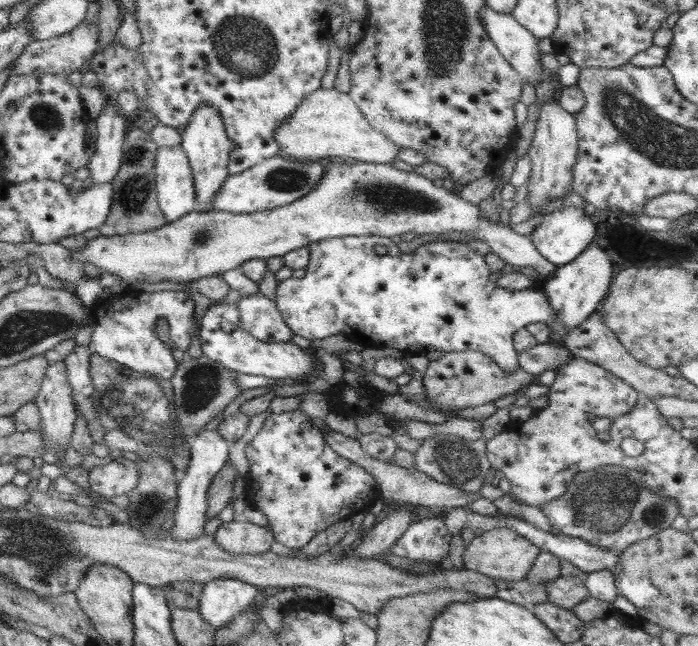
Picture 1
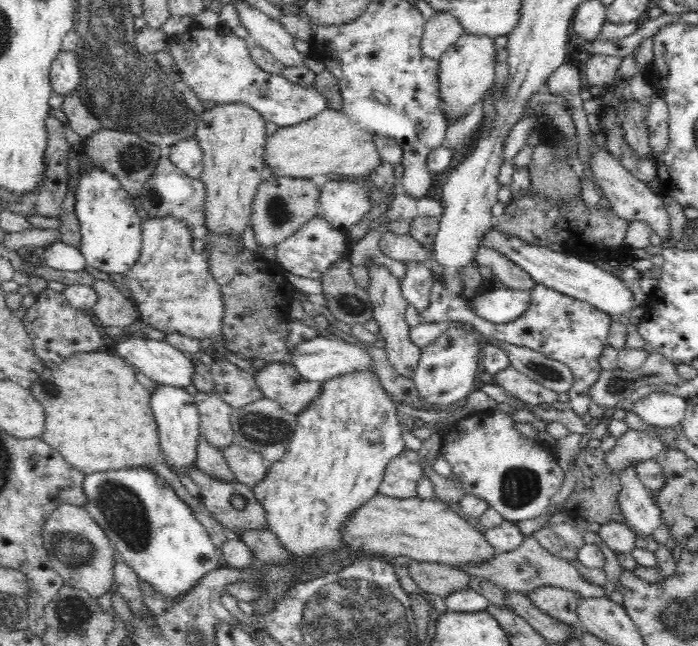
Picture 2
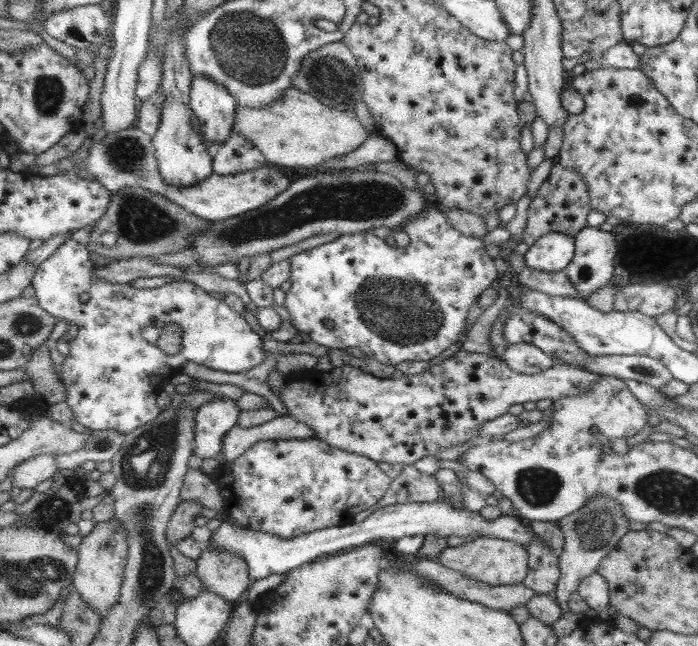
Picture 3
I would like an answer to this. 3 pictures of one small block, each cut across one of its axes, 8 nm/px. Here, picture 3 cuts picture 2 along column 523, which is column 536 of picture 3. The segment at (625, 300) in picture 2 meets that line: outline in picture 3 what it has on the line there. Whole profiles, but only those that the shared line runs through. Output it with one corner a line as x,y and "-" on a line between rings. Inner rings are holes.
543,234
529,246
525,266
539,272
563,272
575,254
575,238
567,234

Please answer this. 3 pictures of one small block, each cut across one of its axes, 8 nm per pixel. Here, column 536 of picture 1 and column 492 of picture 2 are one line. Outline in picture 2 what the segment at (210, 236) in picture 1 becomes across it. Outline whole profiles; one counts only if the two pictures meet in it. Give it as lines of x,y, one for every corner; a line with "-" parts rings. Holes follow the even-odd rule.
480,248
476,260
480,266
492,268
492,274
498,286
506,286
510,290
522,290
522,292
532,292
536,288
536,282
530,278
530,274
526,274
512,260
498,256
498,252
490,248

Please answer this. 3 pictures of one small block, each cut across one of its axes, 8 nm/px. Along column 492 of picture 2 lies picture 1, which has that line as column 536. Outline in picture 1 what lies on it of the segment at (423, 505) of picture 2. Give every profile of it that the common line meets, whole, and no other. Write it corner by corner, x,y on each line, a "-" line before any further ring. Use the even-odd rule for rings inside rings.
501,526
501,528
495,528
495,530
487,530
481,536
475,536
467,544
467,548
463,552
463,568
481,572
481,574
489,576
491,580
517,582
517,580
523,580
529,574
539,552
541,550
537,546
533,546
531,542
527,542
523,536
515,534
507,526

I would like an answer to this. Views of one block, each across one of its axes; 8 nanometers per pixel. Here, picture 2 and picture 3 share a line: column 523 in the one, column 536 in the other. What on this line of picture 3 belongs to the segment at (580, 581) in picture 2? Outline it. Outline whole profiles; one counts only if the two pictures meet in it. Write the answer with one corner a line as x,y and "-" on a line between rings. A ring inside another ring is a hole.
531,542
527,550
527,576
521,582
531,588
535,594
553,592
559,582
559,552

